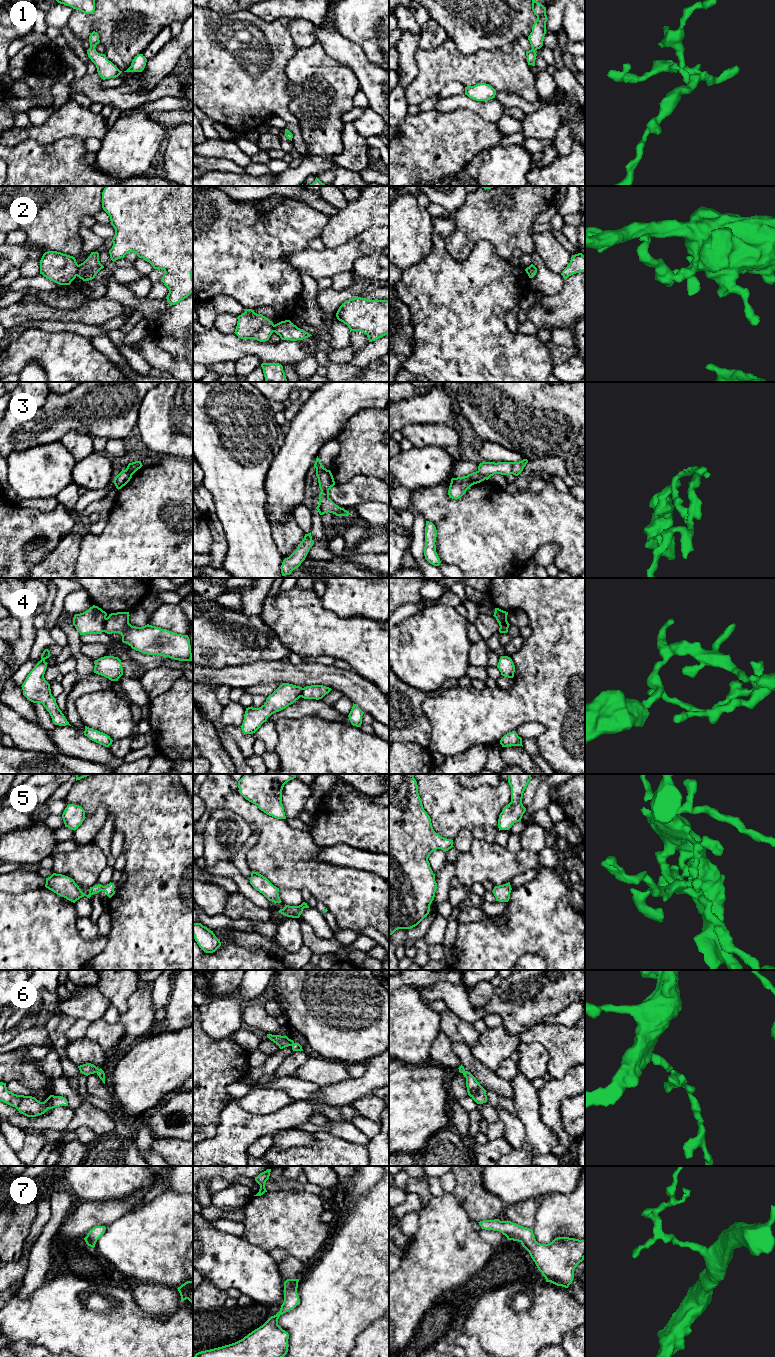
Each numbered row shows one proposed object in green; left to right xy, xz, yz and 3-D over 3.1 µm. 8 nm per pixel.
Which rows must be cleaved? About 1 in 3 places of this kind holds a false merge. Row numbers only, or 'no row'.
2, 3, 4

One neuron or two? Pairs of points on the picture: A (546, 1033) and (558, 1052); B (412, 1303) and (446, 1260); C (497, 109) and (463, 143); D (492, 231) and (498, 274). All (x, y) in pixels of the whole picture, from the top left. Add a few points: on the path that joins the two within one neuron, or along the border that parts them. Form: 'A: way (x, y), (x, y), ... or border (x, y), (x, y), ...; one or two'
A: way (551, 1038), (558, 1047); one
B: way (414, 1292), (435, 1271); one
C: border (464, 109), (469, 109), (487, 121), (495, 123); two
D: border (471, 249), (479, 241), (487, 240), (507, 261); two

